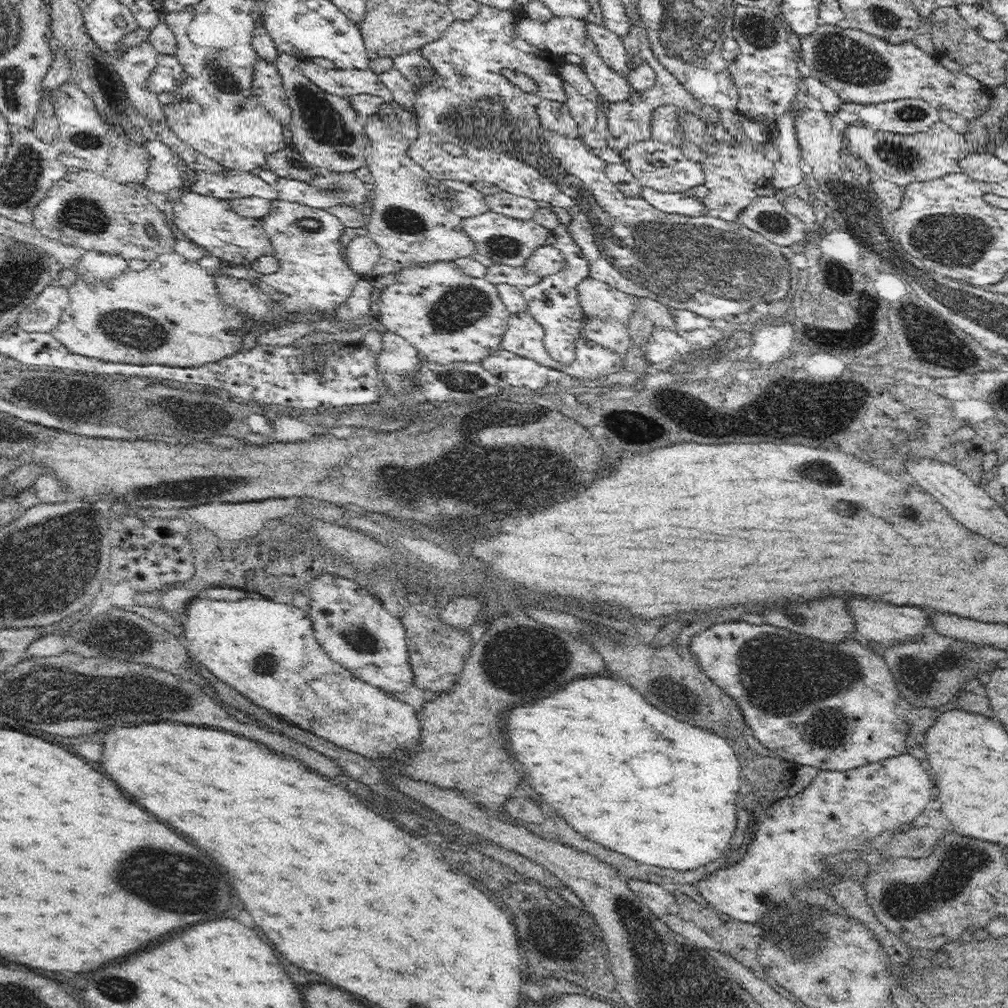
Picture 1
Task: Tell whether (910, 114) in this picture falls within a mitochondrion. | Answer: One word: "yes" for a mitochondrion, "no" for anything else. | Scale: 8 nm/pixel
yes

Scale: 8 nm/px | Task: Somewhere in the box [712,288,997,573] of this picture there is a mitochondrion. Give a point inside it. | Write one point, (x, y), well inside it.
(931, 341)

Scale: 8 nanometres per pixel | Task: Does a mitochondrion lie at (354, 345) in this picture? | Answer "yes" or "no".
no

